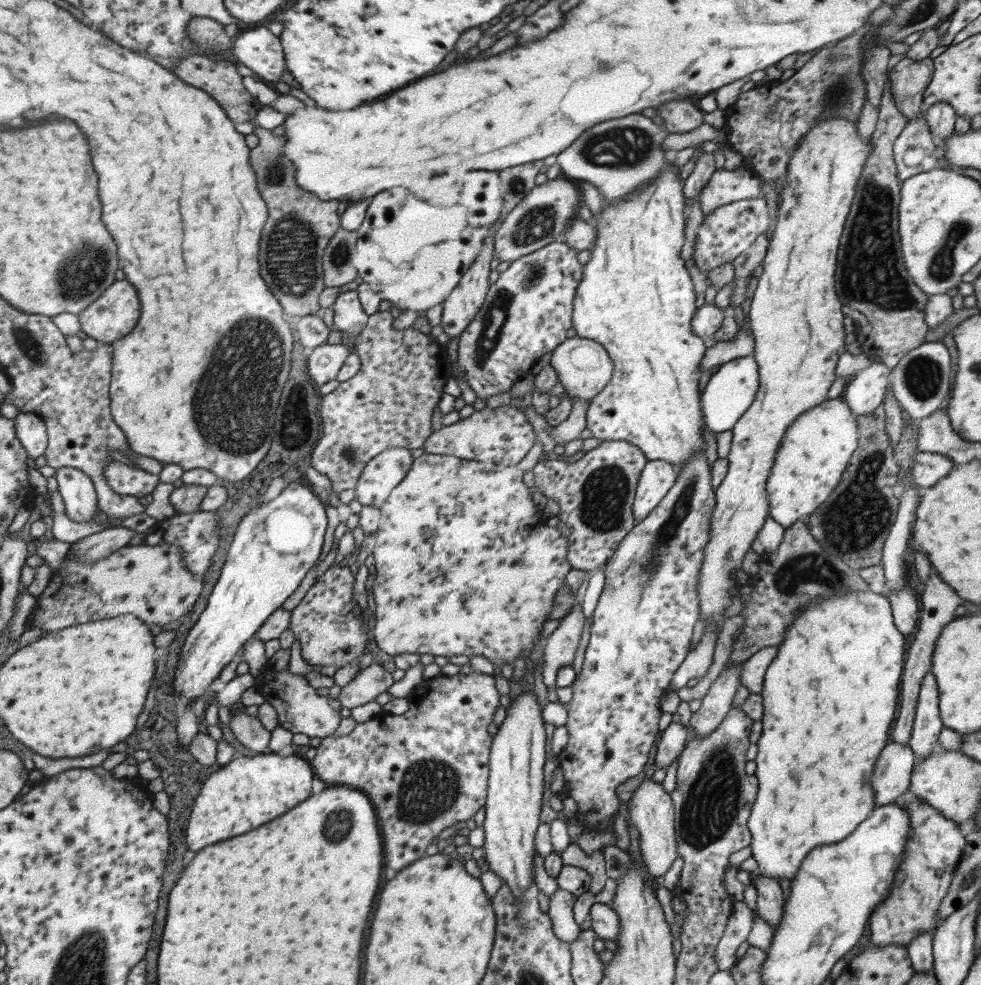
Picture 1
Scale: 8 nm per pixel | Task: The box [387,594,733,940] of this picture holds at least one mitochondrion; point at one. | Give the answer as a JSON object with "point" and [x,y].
{"point":[431,788]}

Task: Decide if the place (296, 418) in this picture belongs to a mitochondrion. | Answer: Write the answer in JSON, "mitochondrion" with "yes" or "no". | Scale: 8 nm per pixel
{"mitochondrion":"yes"}

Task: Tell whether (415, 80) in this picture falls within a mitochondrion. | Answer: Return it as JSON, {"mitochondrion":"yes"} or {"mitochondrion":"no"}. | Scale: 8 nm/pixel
{"mitochondrion":"no"}

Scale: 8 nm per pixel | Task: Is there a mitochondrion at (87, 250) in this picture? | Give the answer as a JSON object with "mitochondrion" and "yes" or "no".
{"mitochondrion":"yes"}

